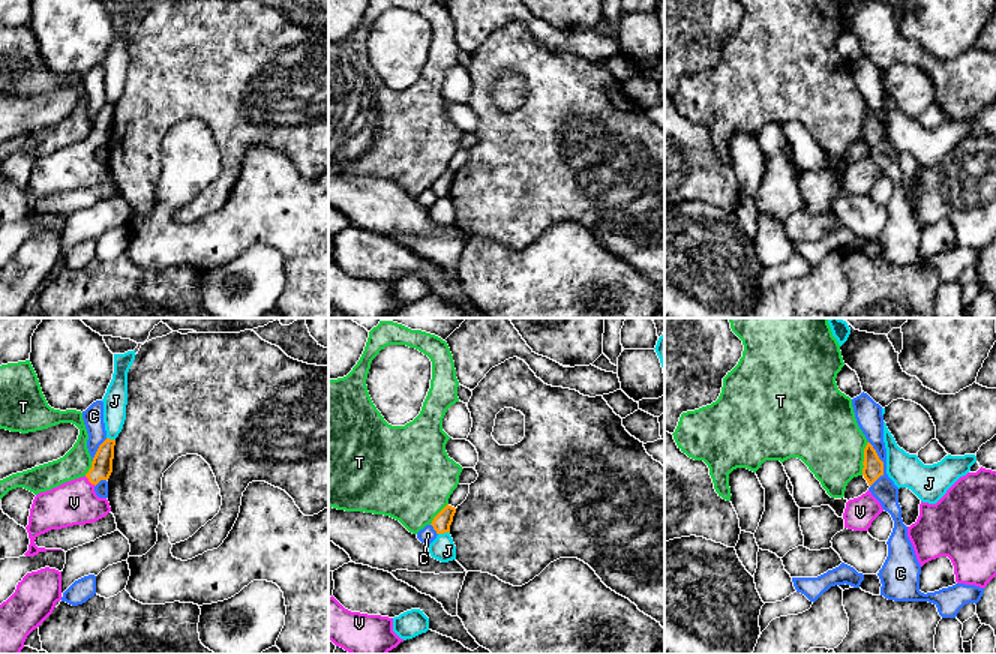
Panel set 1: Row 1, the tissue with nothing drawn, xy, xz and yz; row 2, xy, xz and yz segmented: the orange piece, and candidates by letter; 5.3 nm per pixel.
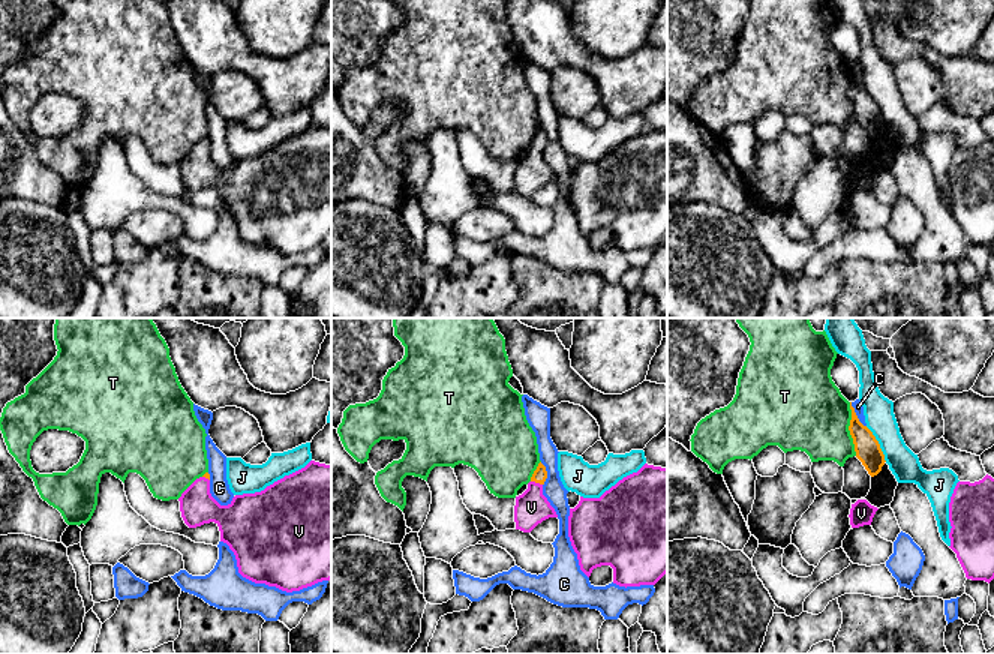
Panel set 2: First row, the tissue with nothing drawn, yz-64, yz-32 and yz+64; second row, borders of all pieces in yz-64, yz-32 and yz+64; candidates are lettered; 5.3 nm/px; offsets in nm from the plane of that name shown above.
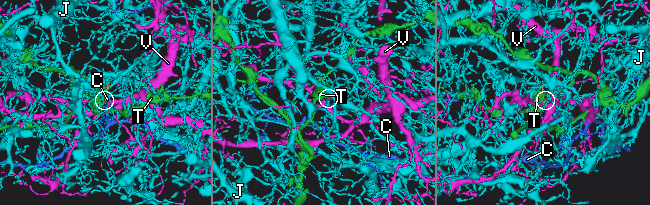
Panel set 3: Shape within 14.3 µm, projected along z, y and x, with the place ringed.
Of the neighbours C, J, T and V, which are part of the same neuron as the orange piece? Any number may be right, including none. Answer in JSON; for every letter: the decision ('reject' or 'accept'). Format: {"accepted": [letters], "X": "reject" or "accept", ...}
{"accepted": ["V"], "C": "reject", "J": "reject", "T": "reject", "V": "accept"}

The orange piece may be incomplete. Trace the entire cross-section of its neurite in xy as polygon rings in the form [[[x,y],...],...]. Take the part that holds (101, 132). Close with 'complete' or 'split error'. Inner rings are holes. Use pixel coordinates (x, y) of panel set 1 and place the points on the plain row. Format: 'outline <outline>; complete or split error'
outline [[[106,102],[99,110],[92,132],[84,141],[66,146],[34,160],[28,189],[26,190],[30,202],[26,220],[34,220],[46,214],[62,214],[38,212],[34,207],[38,200],[51,194],[93,188],[111,176],[108,164],[99,162],[94,150],[100,144],[108,144],[112,136],[114,110],[116,104]]]; split error

